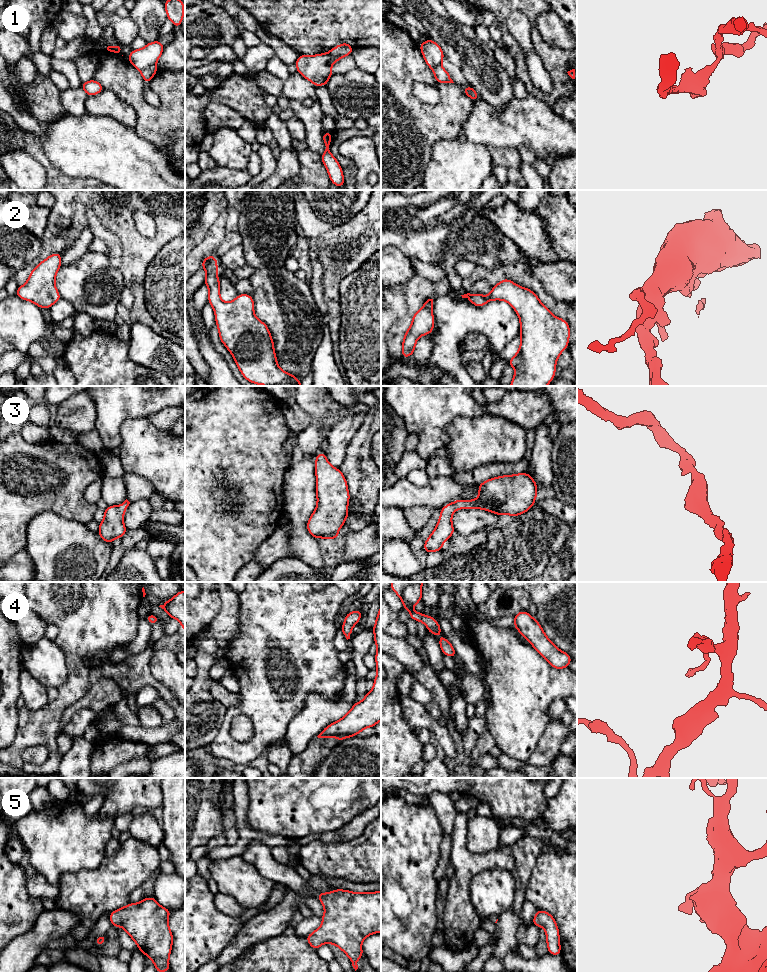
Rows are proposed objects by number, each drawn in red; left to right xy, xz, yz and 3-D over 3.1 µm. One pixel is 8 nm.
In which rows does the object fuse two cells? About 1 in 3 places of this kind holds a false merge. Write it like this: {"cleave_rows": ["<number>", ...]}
{"cleave_rows": ["1"]}

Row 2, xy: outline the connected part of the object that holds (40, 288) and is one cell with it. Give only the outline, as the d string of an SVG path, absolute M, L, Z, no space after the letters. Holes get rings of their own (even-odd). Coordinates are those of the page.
M53 253L40 262L31 271L27 282L18 287L16 296L47 309L59 301L61 296L55 286L55 277L61 267L61 255Z

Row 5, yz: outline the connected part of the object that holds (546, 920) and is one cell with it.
M537 910L532 924L537 927L541 926L545 929L549 954L561 955L559 928L554 917L546 911Z

